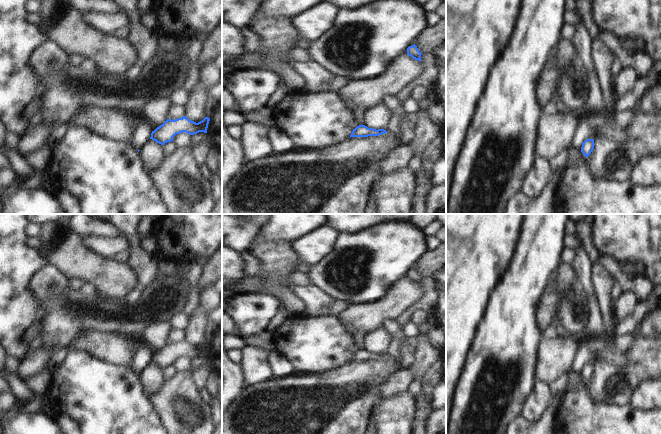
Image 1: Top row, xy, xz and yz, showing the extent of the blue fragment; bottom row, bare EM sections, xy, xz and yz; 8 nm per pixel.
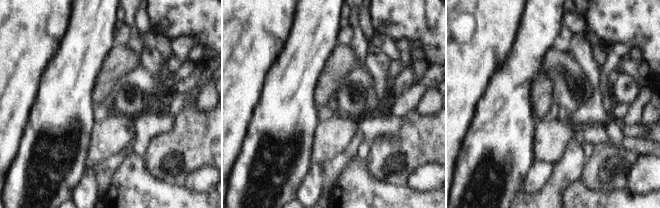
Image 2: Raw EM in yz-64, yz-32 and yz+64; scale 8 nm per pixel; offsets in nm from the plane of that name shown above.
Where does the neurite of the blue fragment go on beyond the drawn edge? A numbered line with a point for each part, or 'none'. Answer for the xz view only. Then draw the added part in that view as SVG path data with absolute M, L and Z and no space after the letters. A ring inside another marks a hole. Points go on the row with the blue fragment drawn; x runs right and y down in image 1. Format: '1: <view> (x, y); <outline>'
none

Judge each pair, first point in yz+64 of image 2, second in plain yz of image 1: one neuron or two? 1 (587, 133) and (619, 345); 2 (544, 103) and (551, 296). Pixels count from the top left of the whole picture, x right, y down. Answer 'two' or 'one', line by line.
1: two
2: one

